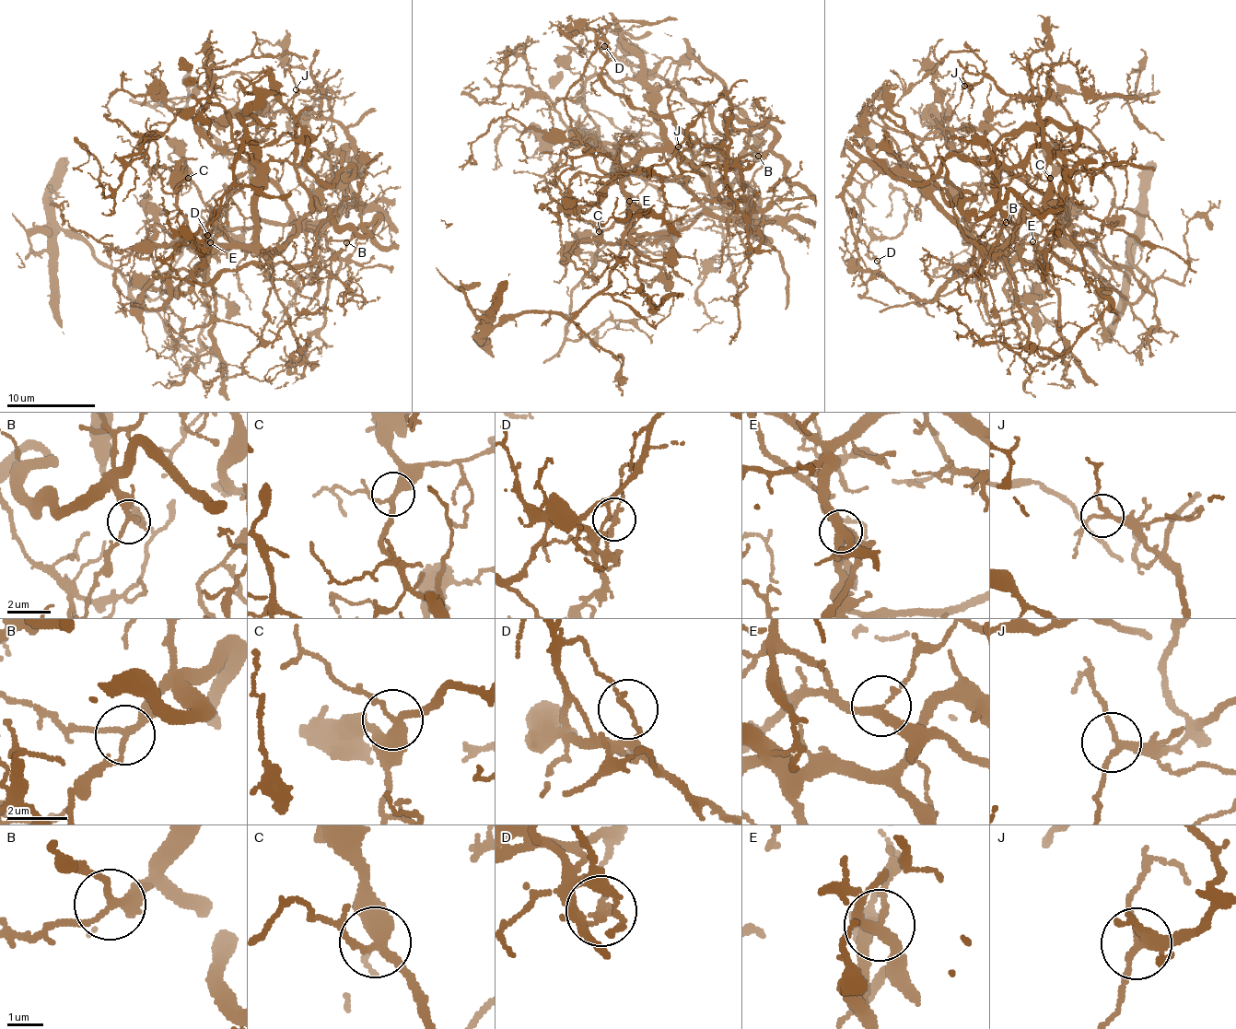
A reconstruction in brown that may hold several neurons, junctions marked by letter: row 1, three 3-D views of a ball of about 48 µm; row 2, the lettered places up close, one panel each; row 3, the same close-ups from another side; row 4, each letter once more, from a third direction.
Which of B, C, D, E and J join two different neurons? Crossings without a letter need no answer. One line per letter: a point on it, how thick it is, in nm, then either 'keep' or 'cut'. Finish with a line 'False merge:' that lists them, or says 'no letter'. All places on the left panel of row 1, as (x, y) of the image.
B: place (346, 242); calibre 170 nm; keep
C: place (188, 178); calibre 280 nm; keep
D: place (207, 235); calibre 140 nm; cut
E: place (210, 242); calibre 240 nm; cut
J: place (296, 89); calibre 170 nm; keep
False merge: D, E

